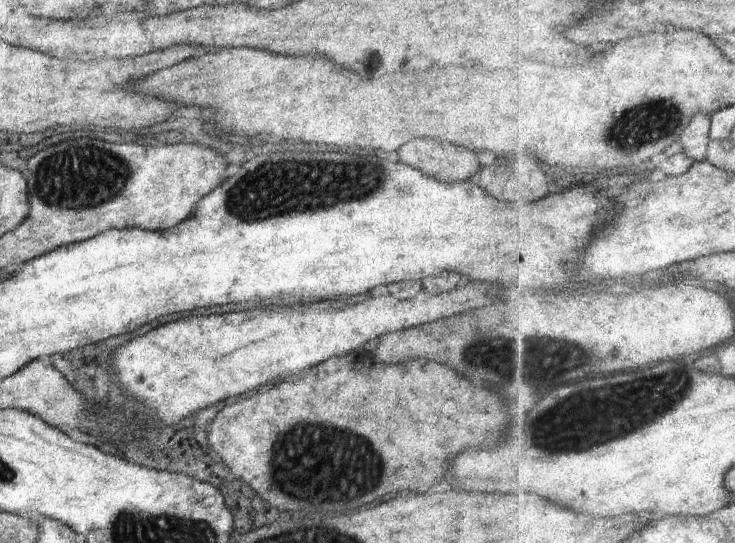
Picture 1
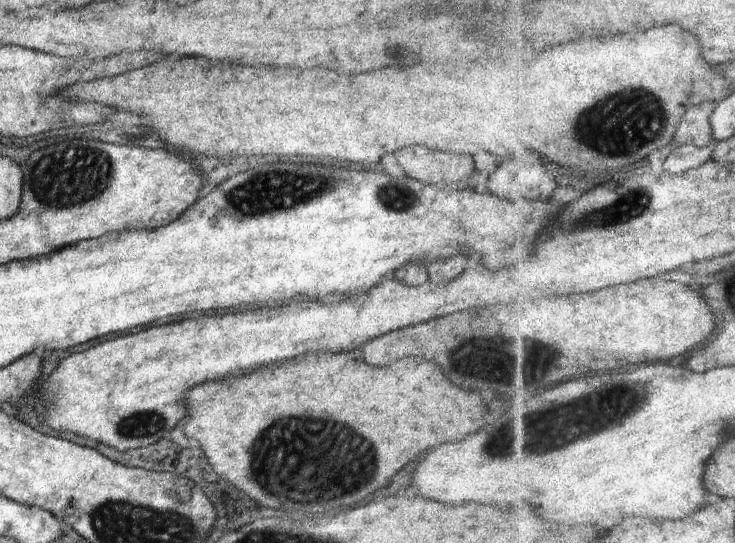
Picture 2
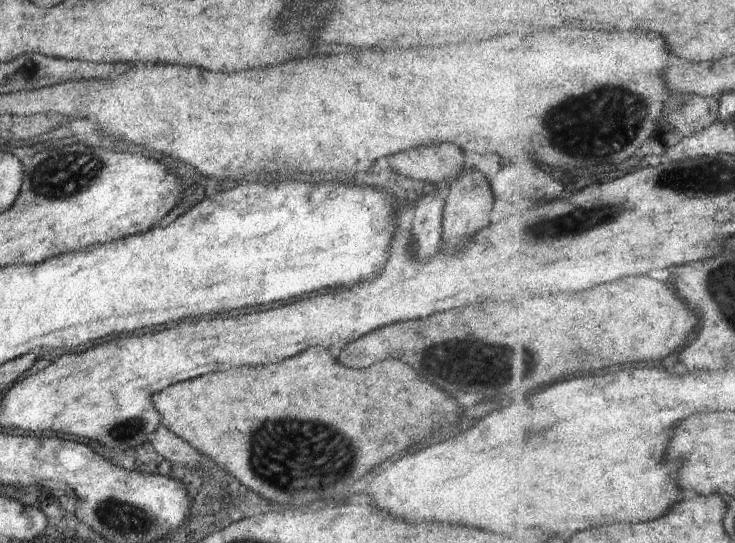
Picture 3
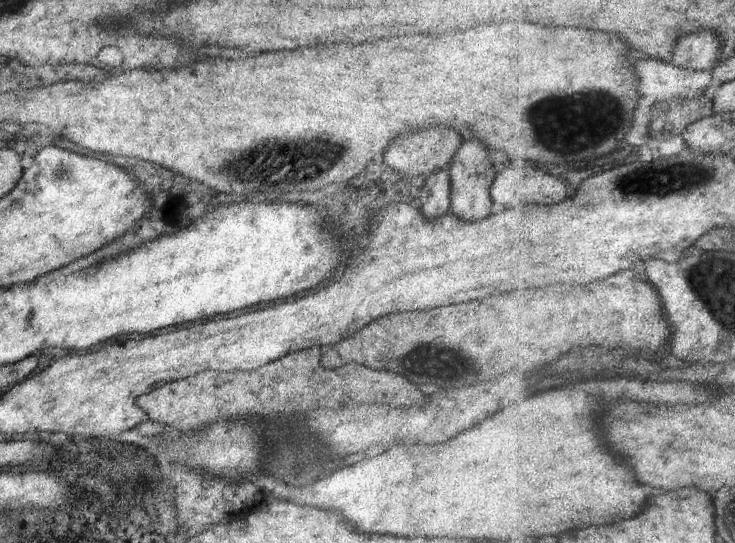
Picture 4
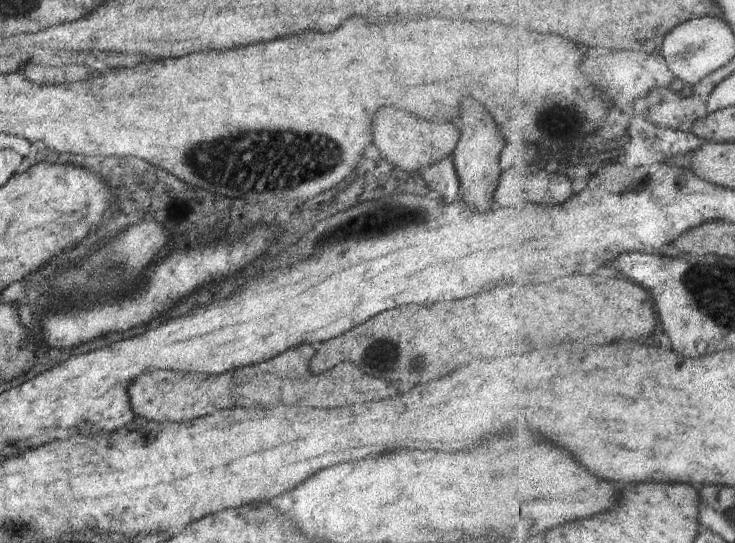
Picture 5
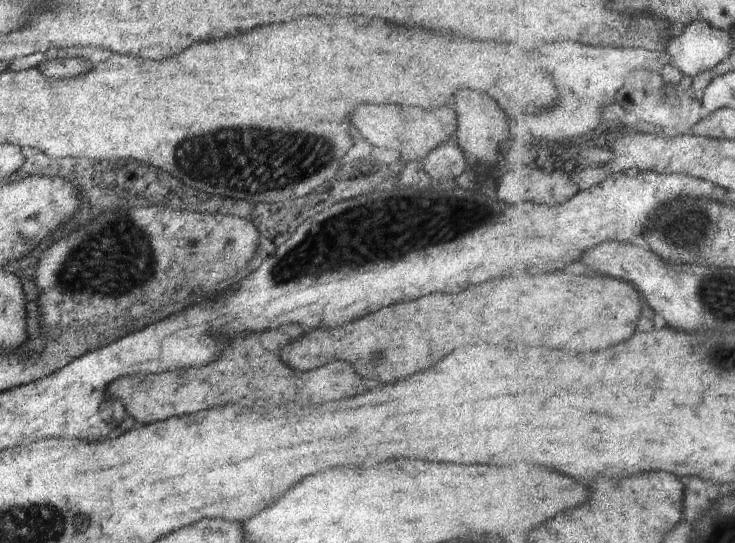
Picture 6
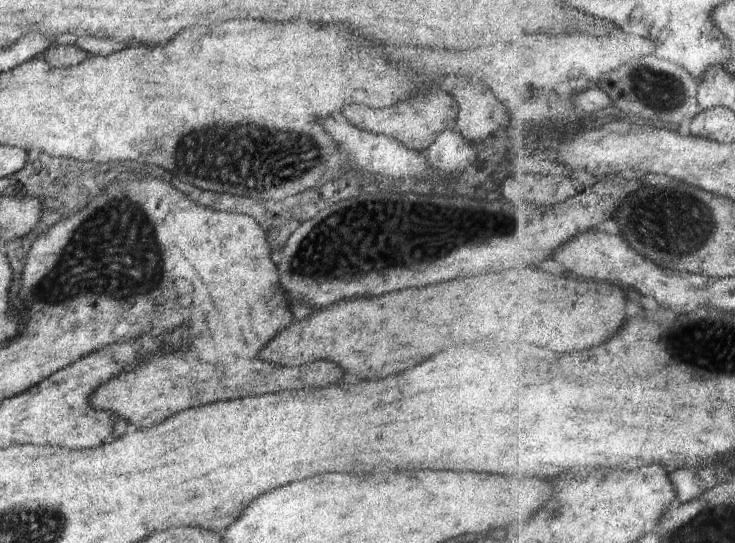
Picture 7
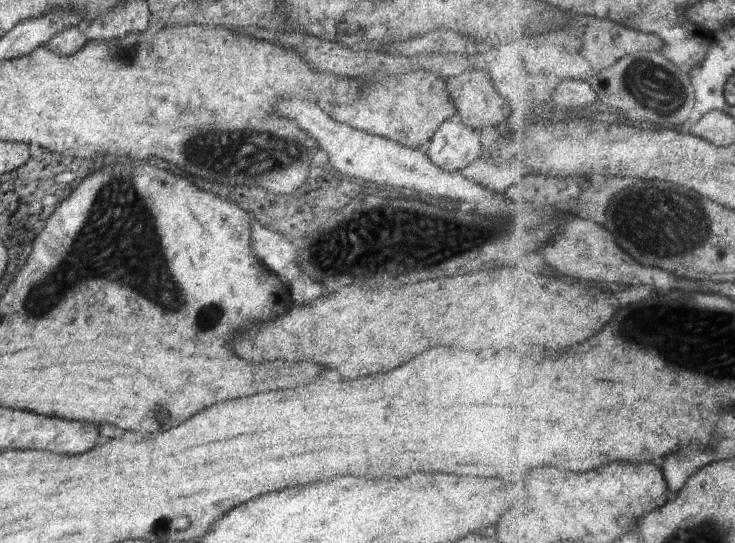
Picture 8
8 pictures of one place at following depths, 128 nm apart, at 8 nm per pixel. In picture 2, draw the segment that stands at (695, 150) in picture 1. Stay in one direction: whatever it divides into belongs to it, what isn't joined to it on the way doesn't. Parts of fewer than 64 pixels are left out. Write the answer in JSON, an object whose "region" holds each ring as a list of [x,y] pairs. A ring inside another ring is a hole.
{"region":[[[703,102],[695,106],[684,115],[679,131],[674,139],[674,146],[696,145],[700,148],[715,146],[712,114],[717,107],[716,102]]]}

